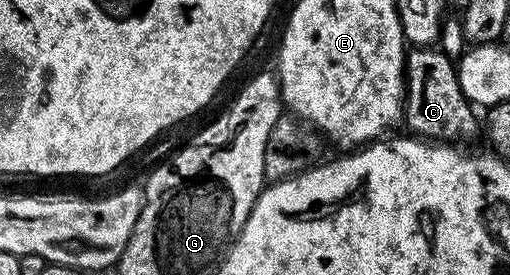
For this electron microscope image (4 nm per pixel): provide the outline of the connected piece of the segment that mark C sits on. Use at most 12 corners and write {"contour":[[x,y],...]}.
{"contour":[[439,48],[405,54],[405,126],[463,144],[481,118]]}

